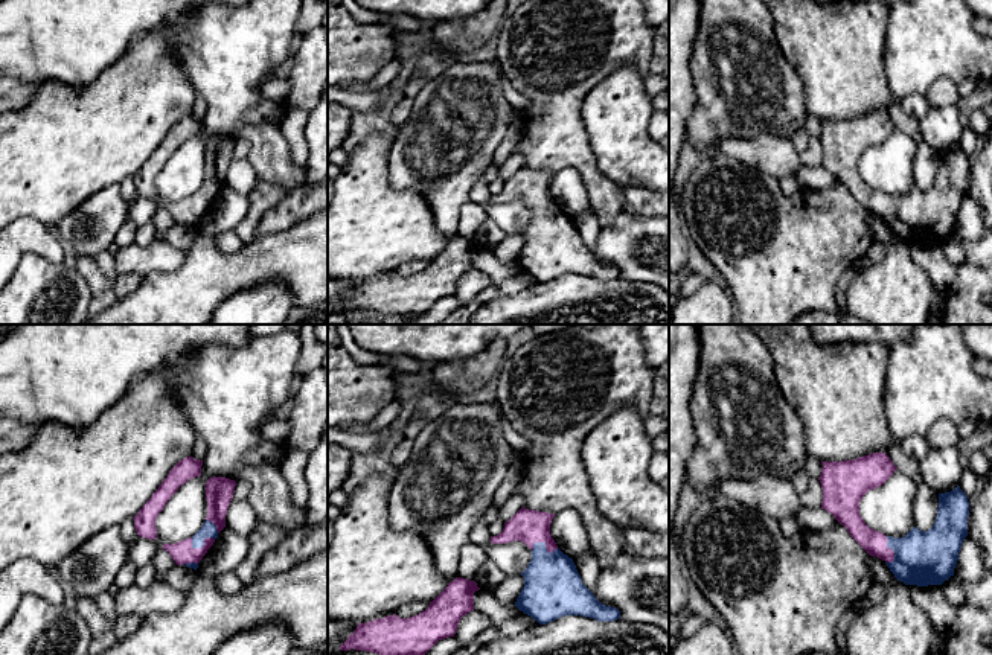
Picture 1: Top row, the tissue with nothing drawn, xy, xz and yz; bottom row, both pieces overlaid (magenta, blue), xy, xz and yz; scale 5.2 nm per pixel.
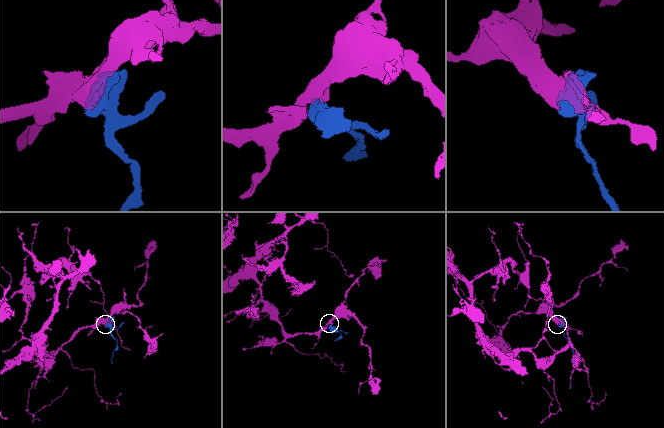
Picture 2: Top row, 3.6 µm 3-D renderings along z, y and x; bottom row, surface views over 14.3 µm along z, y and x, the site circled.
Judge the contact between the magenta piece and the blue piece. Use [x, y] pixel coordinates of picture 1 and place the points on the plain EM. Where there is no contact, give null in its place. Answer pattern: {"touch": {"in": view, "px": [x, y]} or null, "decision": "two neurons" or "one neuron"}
{"touch": {"in": "xy", "px": [204, 203]}, "decision": "one neuron"}

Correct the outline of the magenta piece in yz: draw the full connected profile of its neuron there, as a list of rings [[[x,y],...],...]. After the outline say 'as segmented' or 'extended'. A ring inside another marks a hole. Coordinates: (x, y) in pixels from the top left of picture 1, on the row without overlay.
[[[885,111],[844,120],[821,120],[821,168],[843,183],[870,213],[882,218],[905,244],[942,244],[951,235],[968,195],[969,160],[957,145],[939,152],[934,184],[928,190],[913,186],[904,196],[870,187],[859,174],[862,155],[882,145],[898,128]]]; extended

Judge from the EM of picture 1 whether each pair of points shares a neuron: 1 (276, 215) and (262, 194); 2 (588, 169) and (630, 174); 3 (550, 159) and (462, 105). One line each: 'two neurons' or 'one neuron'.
1: two neurons
2: two neurons
3: two neurons

